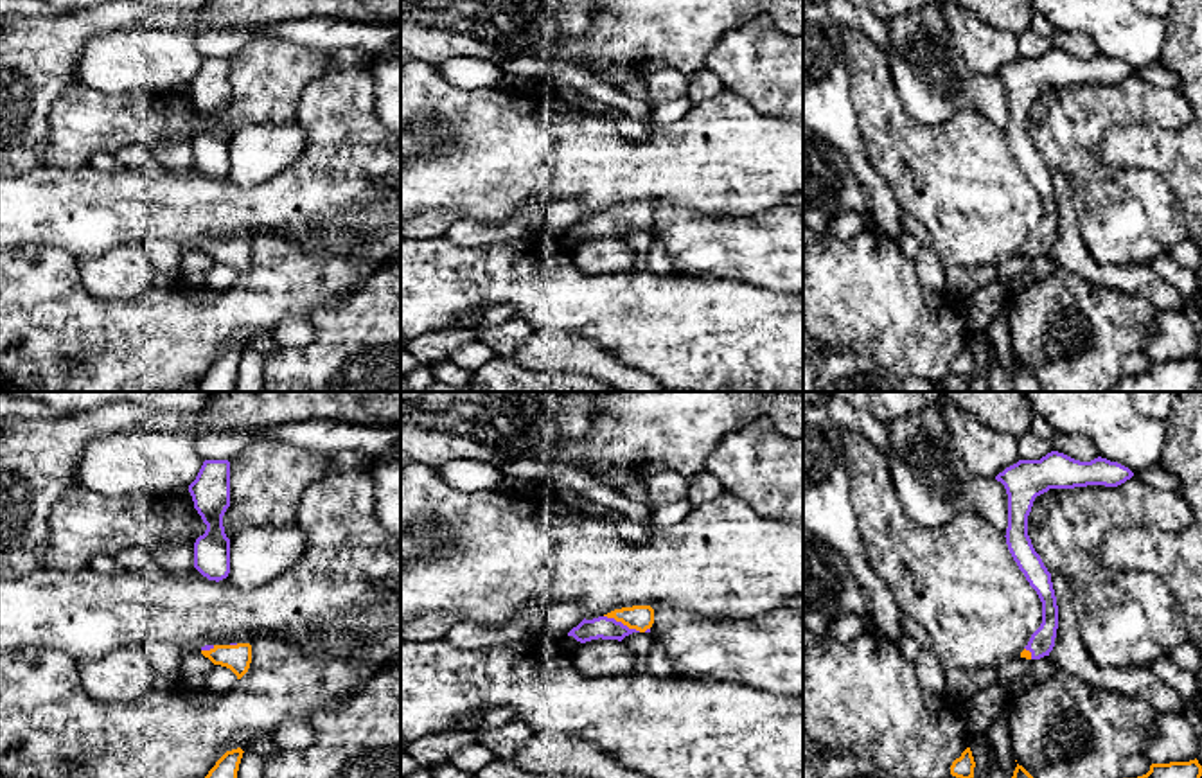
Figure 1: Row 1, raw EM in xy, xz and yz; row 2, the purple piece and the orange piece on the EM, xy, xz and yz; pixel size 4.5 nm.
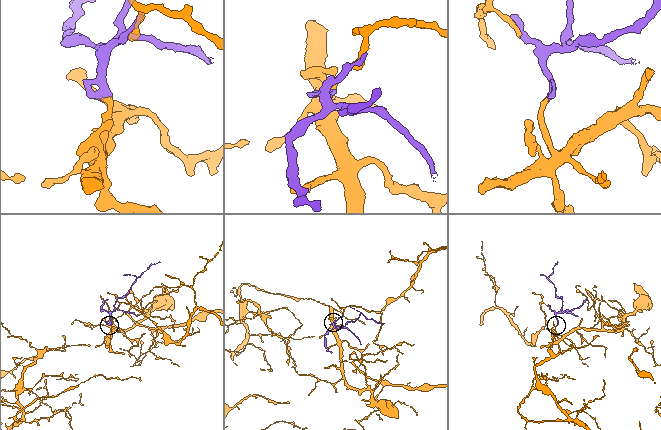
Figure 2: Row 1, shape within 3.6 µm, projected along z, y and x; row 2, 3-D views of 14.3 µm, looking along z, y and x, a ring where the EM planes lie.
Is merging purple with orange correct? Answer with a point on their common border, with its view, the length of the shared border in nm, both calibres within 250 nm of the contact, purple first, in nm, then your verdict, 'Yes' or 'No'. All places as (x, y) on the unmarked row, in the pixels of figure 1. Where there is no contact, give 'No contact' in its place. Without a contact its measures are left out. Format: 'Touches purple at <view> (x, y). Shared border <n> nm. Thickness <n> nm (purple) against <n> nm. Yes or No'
Touches purple at xz (620, 220). Shared border 180 nm. Thickness 100 nm (purple) against 110 nm. Yes

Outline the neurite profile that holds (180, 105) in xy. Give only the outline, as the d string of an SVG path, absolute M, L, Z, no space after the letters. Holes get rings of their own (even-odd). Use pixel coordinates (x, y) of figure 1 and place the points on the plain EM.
M189 86L180 92L171 92L167 97L167 128L172 131L185 129L194 108Z

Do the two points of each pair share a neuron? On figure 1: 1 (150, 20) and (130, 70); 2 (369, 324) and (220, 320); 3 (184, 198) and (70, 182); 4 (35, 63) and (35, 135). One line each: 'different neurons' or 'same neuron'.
1: different neurons
2: different neurons
3: same neuron
4: same neuron

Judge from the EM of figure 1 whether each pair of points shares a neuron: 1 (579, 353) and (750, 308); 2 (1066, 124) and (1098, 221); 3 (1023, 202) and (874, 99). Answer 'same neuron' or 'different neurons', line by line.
1: different neurons
2: same neuron
3: same neuron

